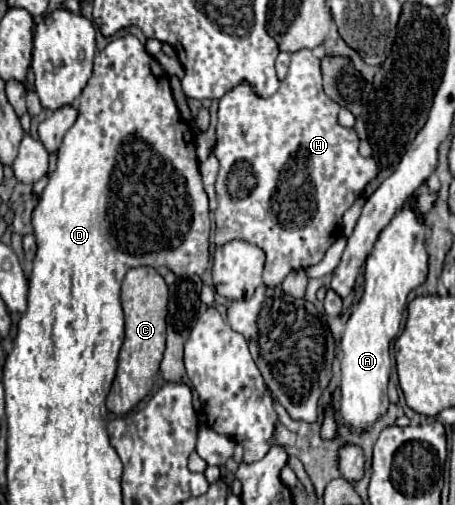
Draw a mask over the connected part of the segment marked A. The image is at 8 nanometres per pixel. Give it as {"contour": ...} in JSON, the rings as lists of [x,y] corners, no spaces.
{"contour":[[[410,197],[394,219],[378,235],[364,269],[364,293],[350,313],[346,323],[340,351],[342,351],[342,399],[340,415],[346,425],[362,433],[386,413],[390,405],[386,395],[392,359],[390,343],[400,333],[400,321],[406,309],[406,297],[428,277],[428,251],[426,251],[426,223],[418,219],[416,199]]]}

